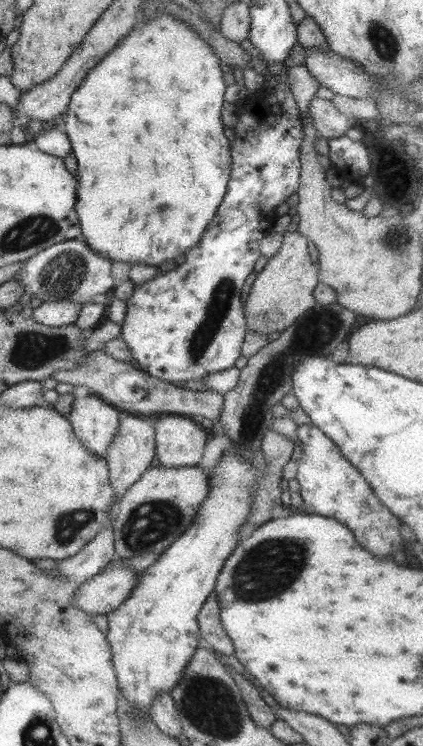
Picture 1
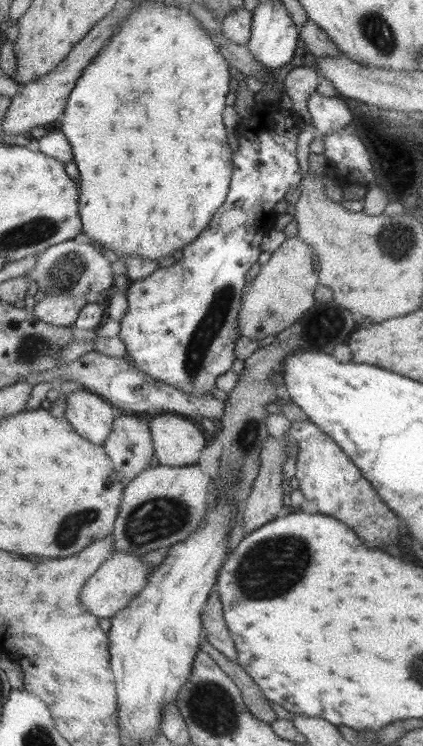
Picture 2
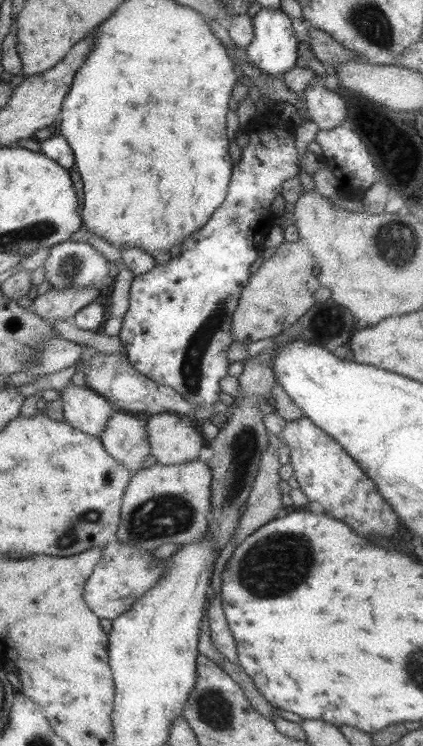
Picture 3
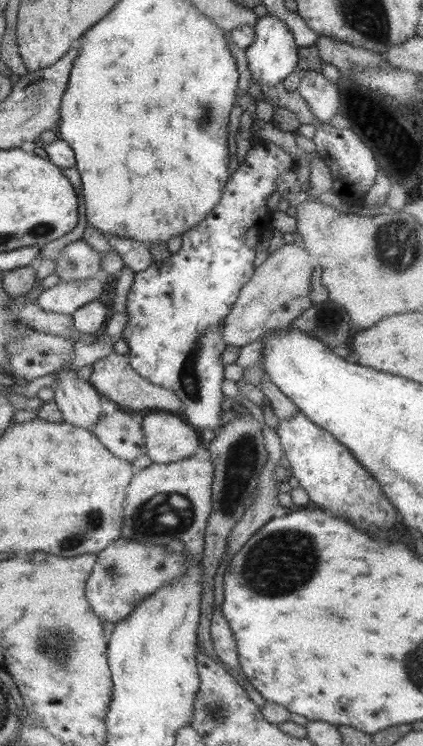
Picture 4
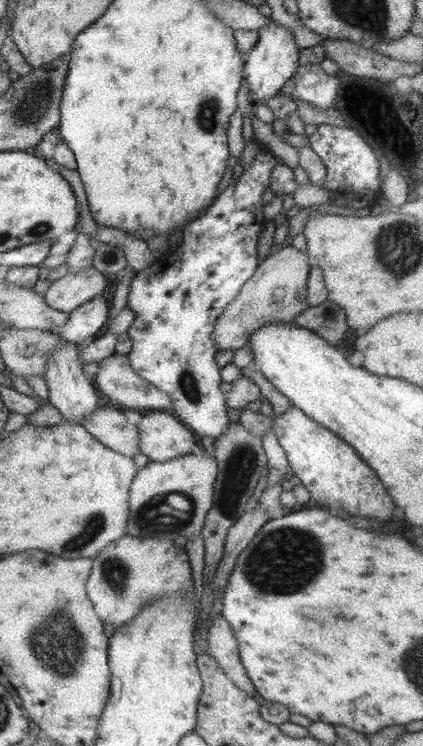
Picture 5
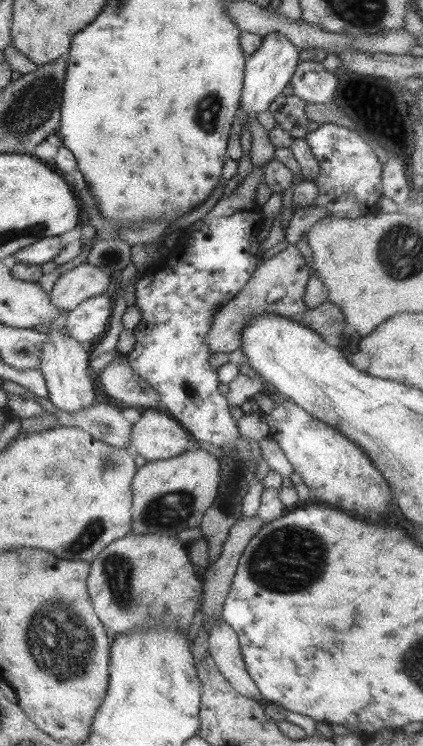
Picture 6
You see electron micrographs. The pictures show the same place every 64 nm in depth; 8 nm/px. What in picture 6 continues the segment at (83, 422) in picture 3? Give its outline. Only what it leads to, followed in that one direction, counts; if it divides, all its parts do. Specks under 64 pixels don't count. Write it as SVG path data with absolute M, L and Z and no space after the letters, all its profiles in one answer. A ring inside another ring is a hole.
M63 320L61 322L52 321L49 326L51 329L45 334L46 338L41 346L39 359L39 370L46 382L48 398L56 409L71 414L89 408L92 406L92 401L96 400L94 398L96 394L94 394L93 377L89 375L91 356L88 354L88 349L66 333Z

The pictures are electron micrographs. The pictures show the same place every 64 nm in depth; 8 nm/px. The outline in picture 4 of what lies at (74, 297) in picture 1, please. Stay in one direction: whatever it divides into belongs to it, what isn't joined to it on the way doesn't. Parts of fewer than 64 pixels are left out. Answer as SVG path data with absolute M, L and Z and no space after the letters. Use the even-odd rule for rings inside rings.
M83 238L66 244L56 260L54 260L54 274L60 281L80 281L88 277L104 277L100 268L100 253Z

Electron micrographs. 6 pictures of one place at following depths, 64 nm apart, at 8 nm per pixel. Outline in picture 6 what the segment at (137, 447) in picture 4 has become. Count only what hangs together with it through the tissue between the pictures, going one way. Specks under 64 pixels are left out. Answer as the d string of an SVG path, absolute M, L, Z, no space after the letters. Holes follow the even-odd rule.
M37 397L38 404L44 411L53 414L53 427L78 426L90 433L96 440L114 447L130 449L133 424L124 418L120 410L108 404L89 406L79 412L63 412L56 409L49 398Z

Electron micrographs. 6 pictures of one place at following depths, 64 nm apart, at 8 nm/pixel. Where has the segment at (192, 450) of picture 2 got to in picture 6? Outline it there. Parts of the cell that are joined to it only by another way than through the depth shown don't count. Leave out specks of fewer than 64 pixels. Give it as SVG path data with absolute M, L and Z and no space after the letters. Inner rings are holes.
M148 409L133 424L130 450L147 461L166 460L182 455L195 445L189 432L171 416Z

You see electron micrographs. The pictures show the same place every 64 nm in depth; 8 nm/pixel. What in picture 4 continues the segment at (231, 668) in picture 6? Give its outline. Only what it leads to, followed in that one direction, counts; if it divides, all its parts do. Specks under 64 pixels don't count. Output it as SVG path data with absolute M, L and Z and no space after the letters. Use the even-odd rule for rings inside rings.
M214 608L210 634L213 648L218 654L219 660L222 660L224 667L234 668L235 672L243 674L239 663L236 639L221 608Z

